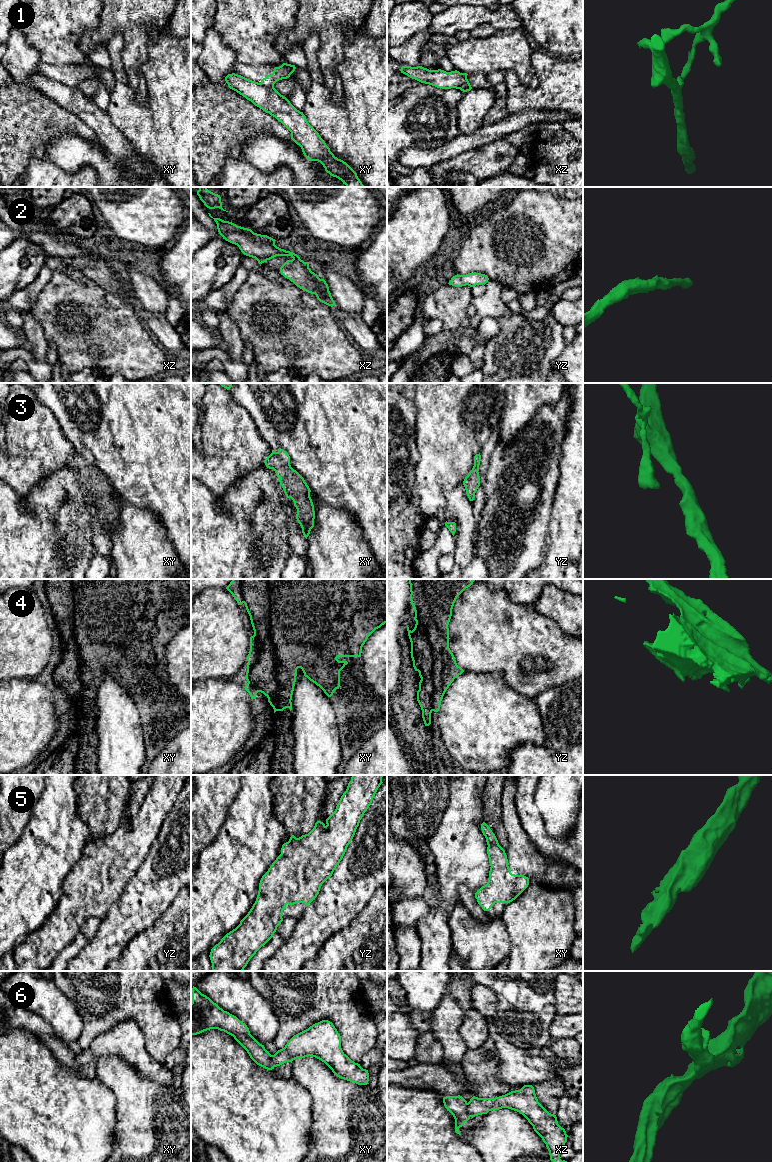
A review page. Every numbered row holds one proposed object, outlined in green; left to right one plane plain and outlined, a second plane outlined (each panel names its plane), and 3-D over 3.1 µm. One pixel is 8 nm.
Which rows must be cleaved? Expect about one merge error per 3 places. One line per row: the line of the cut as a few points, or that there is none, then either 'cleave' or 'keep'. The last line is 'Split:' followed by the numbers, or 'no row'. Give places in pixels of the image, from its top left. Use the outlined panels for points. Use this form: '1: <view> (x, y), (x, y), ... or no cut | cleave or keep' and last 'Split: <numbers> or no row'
1: xy (259, 83), (273, 87) | cleave
2: no cut | keep
3: no cut | keep
4: no cut | keep
5: no cut | keep
6: xz (467, 1103), (467, 1112), (470, 1116) | cleave
Split: 1, 6

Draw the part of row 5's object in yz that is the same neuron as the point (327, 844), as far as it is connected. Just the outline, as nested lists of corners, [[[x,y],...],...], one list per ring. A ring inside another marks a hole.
[[[352,775],[346,791],[341,796],[335,811],[326,819],[326,823],[317,821],[308,834],[299,838],[292,835],[289,841],[282,845],[281,854],[260,880],[256,901],[248,914],[235,929],[227,933],[211,949],[209,957],[213,971],[243,971],[256,952],[273,937],[277,927],[283,921],[283,910],[287,904],[292,906],[296,903],[304,903],[307,907],[315,900],[322,884],[332,876],[337,865],[342,860],[348,845],[355,835],[360,820],[371,805],[378,788],[383,783],[382,777],[383,775]]]

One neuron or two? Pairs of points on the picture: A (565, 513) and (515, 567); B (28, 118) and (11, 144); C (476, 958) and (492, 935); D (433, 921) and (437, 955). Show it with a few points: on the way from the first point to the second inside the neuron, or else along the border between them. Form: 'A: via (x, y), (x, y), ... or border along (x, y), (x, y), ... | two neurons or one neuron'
A: border along (551, 510), (549, 530), (544, 544) | two neurons
B: via (22, 124), (11, 135), (11, 138) | one neuron
C: via (481, 952), (481, 948), (488, 941) | one neuron
D: via (433, 929), (436, 933), (436, 947) | one neuron

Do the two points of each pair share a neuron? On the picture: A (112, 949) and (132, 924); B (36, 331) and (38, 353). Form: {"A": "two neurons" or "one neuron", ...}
{"A": "one neuron", "B": "one neuron"}

